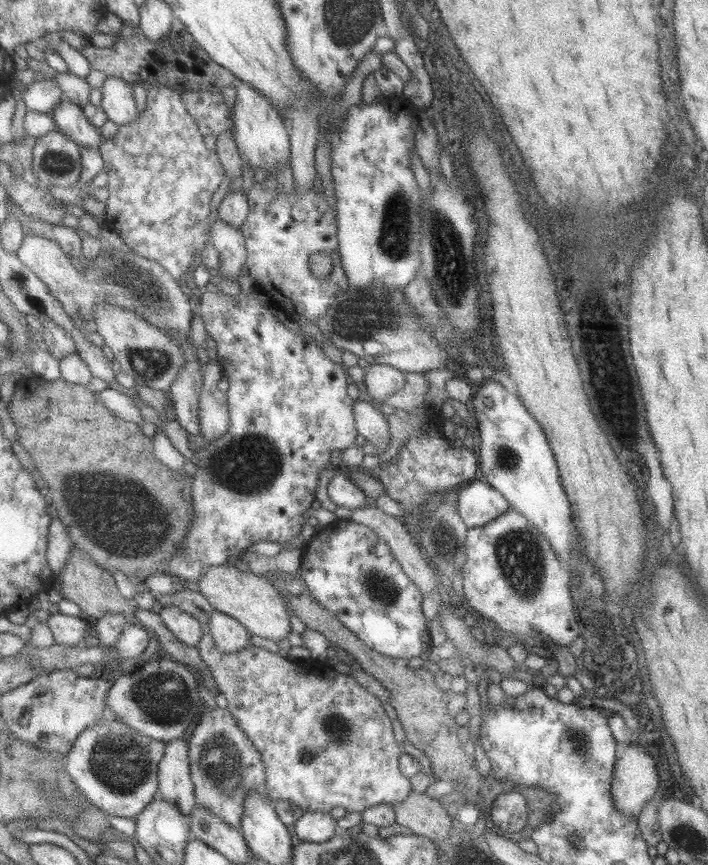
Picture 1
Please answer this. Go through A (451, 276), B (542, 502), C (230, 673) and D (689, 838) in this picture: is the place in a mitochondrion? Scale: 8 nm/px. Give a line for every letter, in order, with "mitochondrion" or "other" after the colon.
A: mitochondrion
B: other
C: mitochondrion
D: mitochondrion

